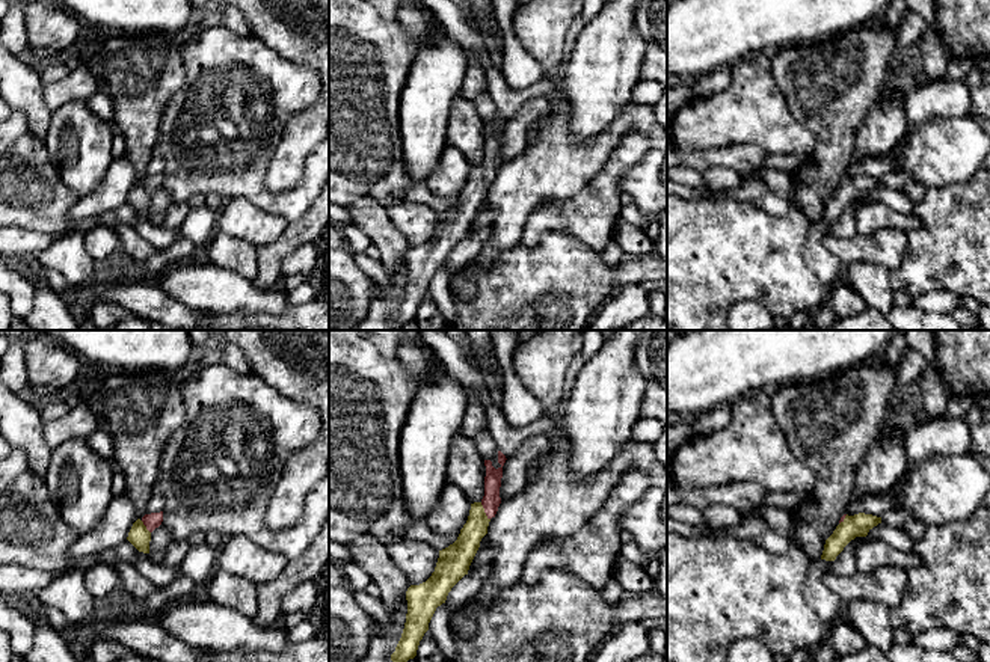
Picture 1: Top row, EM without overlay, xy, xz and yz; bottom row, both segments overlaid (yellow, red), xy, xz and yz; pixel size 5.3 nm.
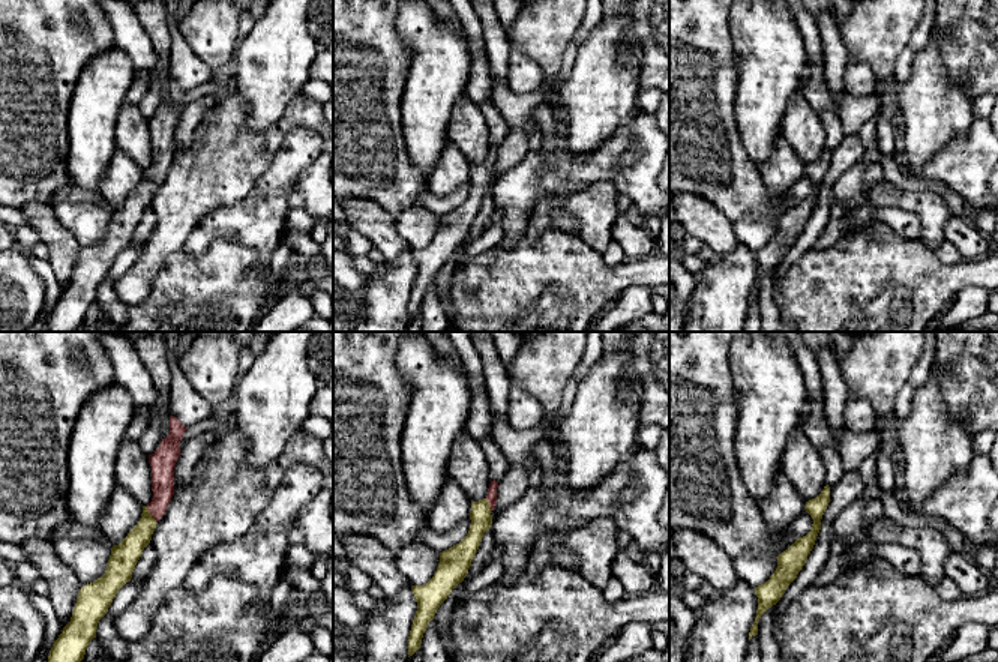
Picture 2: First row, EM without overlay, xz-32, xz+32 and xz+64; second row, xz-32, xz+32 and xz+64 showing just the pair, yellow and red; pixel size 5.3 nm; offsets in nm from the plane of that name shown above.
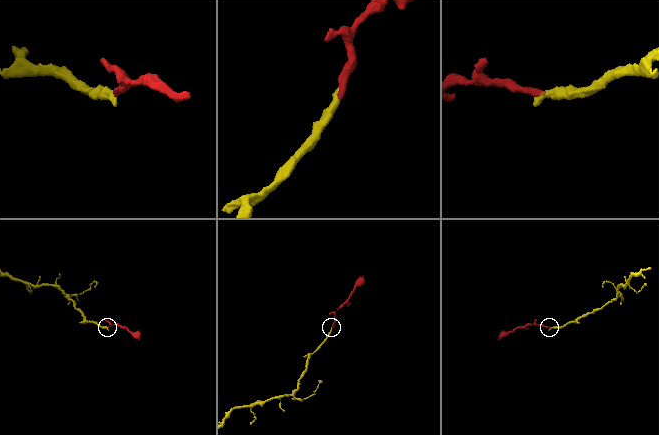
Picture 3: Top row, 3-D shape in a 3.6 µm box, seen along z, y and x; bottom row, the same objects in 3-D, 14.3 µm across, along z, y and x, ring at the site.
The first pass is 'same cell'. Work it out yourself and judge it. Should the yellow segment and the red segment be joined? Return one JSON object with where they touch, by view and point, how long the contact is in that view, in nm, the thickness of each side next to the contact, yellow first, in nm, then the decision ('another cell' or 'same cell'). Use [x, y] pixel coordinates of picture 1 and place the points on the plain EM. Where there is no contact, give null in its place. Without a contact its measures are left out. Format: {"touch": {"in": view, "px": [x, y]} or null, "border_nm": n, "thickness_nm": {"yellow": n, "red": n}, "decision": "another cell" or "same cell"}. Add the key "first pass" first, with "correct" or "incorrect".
{"first pass": "correct", "touch": {"in": "xz", "px": [483, 174]}, "border_nm": 110, "thickness_nm": {"yellow": 140, "red": 100}, "decision": "same cell"}

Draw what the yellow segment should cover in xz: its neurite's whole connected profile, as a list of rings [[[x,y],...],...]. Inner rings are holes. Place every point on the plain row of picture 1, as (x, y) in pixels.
[[[498,113],[498,131],[490,122],[484,122],[484,158],[480,164],[471,166],[469,178],[457,202],[439,213],[439,220],[432,238],[420,246],[410,247],[406,253],[407,276],[401,300],[391,317],[397,330],[417,318],[420,303],[429,293],[429,285],[438,268],[445,265],[451,250],[468,237],[469,228],[480,210],[481,201],[487,196],[487,188],[495,179],[501,166],[500,149],[506,118]]]

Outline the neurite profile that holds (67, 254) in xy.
[[[72,229],[53,238],[51,244],[35,261],[41,268],[59,271],[72,287],[95,277],[97,271],[97,261],[85,246],[85,229]]]

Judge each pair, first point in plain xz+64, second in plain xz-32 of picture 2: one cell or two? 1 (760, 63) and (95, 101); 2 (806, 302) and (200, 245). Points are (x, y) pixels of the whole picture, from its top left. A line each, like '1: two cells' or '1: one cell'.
1: one cell
2: two cells

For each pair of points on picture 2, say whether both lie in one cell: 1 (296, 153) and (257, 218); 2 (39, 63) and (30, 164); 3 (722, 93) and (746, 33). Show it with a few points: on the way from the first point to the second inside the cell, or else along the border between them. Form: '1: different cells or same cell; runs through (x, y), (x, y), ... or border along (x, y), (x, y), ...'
1: same cell; runs through (285, 170), (270, 191), (267, 201)
2: same cell; runs through (30, 89), (30, 138)
3: different cells; border along (728, 18), (733, 47), (739, 59), (737, 89)

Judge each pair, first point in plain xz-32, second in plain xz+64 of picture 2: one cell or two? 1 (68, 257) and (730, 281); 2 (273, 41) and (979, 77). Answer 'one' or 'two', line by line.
1: two
2: two

